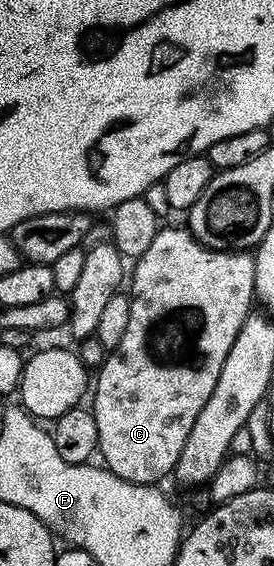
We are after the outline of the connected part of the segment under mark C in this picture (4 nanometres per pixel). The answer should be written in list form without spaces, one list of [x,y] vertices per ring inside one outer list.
[[[187,227],[182,229],[160,228],[157,239],[134,262],[135,274],[129,277],[129,296],[131,306],[129,307],[129,324],[125,331],[125,336],[121,338],[121,343],[117,343],[115,349],[106,354],[106,360],[97,369],[99,378],[94,378],[93,393],[95,389],[95,405],[93,412],[97,423],[97,435],[99,436],[98,456],[103,456],[102,464],[113,475],[125,479],[129,483],[138,485],[155,485],[162,477],[170,478],[175,472],[175,464],[178,463],[178,456],[181,449],[185,446],[185,441],[189,436],[189,431],[193,428],[193,423],[197,420],[197,415],[208,402],[213,394],[213,389],[217,384],[218,375],[221,374],[221,367],[224,366],[225,357],[229,349],[233,346],[233,341],[241,331],[242,324],[248,313],[252,312],[253,302],[255,301],[255,259],[250,252],[230,252],[226,249],[210,249],[202,245]]]

